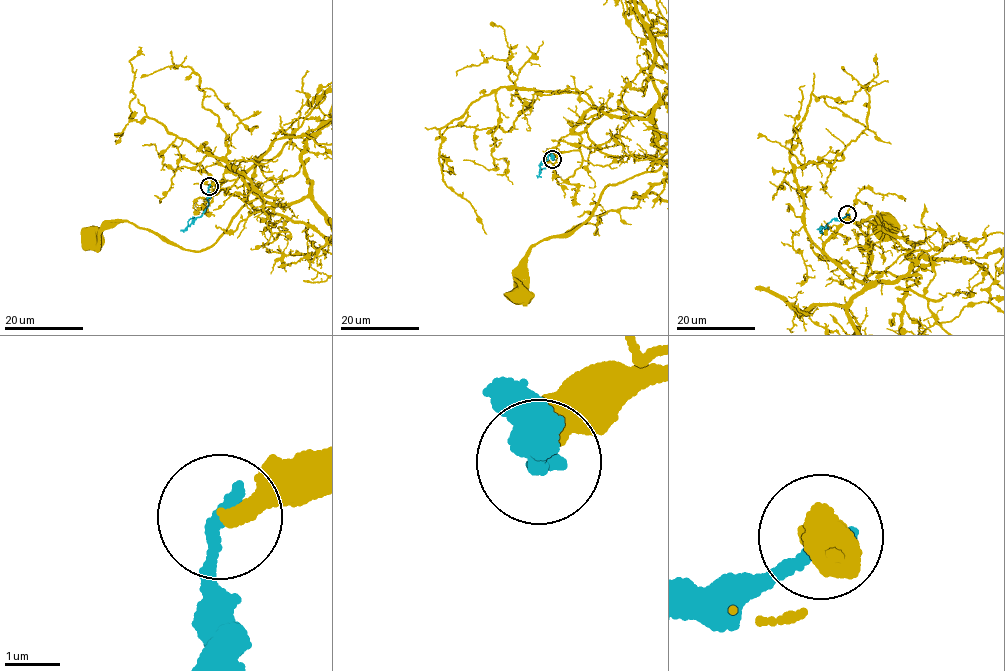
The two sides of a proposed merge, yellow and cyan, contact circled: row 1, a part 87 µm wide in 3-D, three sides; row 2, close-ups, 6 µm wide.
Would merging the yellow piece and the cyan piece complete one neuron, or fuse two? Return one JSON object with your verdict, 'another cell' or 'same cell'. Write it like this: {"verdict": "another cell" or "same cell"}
{"verdict": "another cell"}

